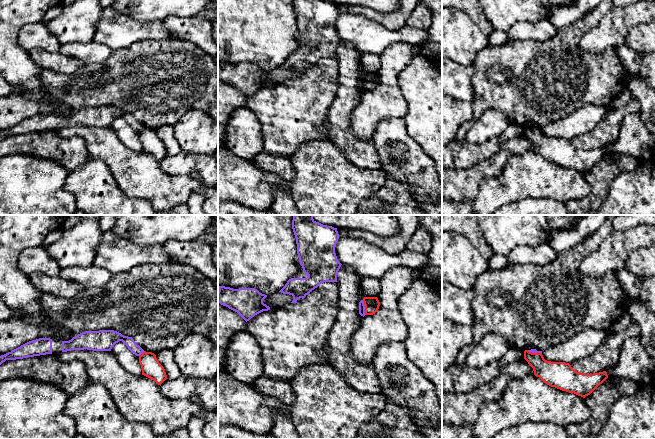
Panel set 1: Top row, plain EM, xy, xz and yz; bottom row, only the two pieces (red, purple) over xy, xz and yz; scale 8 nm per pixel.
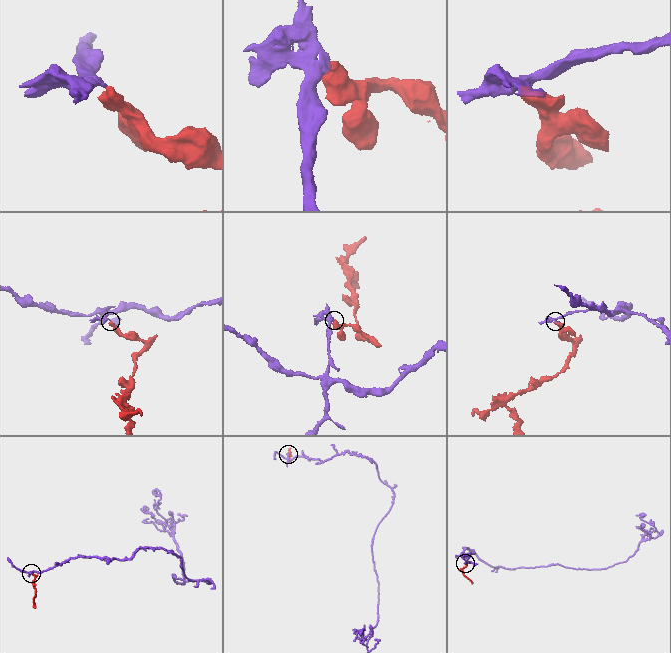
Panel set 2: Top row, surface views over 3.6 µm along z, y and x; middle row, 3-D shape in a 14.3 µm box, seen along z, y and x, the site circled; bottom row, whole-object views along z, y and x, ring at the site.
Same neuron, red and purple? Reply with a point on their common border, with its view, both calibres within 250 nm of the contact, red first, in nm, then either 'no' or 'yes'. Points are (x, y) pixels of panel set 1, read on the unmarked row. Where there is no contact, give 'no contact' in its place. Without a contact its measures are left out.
xz (365, 83) | 120/50 nm | no

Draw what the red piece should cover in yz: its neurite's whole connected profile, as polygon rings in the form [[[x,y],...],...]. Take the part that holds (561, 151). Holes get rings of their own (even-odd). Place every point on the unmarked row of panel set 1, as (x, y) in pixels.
[[[524,127],[524,135],[533,144],[534,151],[544,159],[562,167],[574,169],[585,174],[607,154],[607,148],[584,150],[575,147],[569,139],[551,138],[542,129]]]

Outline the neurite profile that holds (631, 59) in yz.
[[[620,44],[617,49],[617,54],[623,63],[626,71],[631,75],[637,75],[640,70],[641,60],[646,54],[630,49],[624,44]]]

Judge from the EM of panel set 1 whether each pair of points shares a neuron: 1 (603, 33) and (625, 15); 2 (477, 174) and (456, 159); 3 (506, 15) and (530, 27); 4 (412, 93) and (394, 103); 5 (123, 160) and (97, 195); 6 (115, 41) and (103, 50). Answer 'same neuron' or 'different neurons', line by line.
1: same neuron
2: different neurons
3: different neurons
4: different neurons
5: different neurons
6: different neurons

